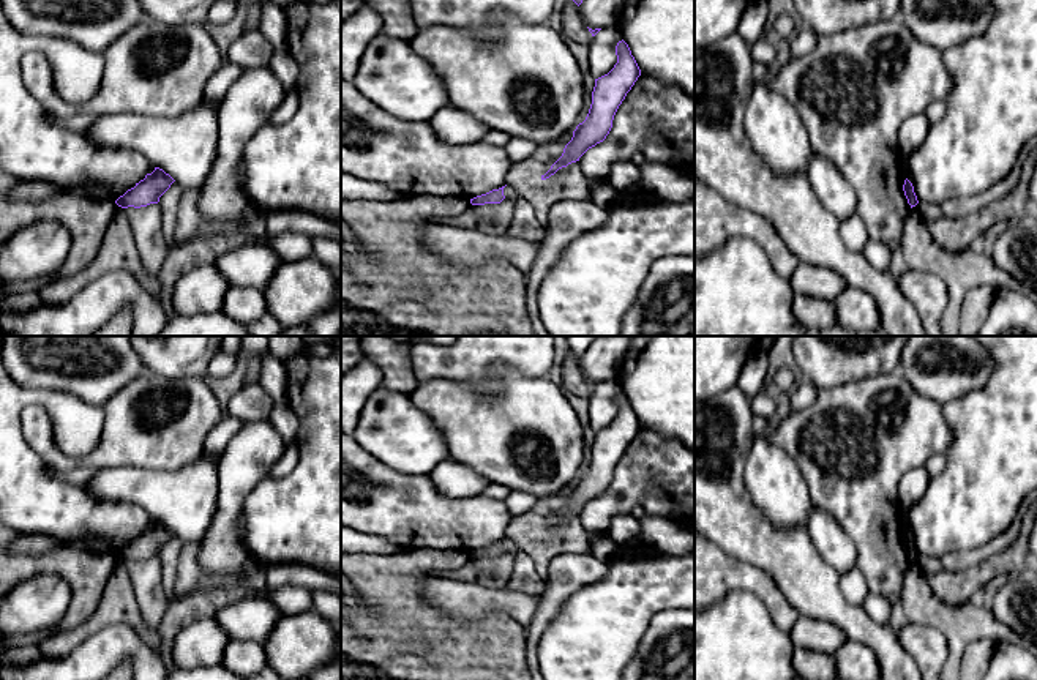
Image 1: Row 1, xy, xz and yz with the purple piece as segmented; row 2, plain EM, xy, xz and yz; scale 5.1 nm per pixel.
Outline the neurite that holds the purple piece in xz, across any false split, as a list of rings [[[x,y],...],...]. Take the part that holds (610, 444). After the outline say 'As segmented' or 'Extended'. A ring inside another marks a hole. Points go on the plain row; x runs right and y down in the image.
[[[623,393],[617,396],[616,409],[617,417],[614,421],[608,428],[595,432],[592,458],[586,473],[576,480],[562,510],[545,529],[541,529],[541,533],[549,532],[559,522],[579,514],[589,502],[603,495],[609,488],[619,459],[641,429],[641,423]]]. As segmented

